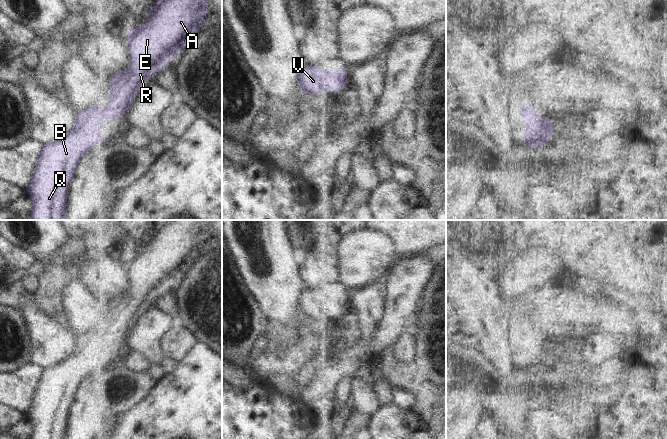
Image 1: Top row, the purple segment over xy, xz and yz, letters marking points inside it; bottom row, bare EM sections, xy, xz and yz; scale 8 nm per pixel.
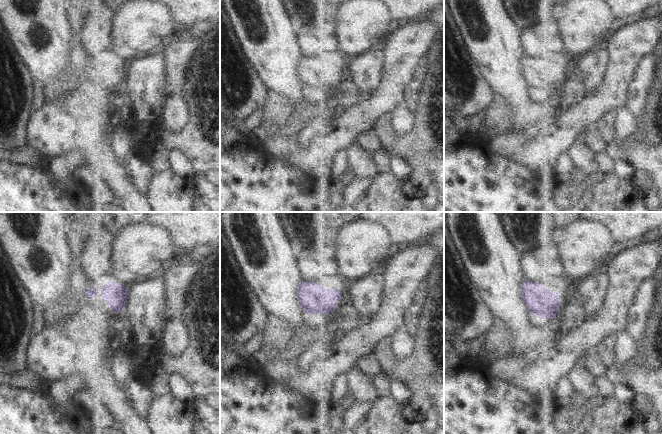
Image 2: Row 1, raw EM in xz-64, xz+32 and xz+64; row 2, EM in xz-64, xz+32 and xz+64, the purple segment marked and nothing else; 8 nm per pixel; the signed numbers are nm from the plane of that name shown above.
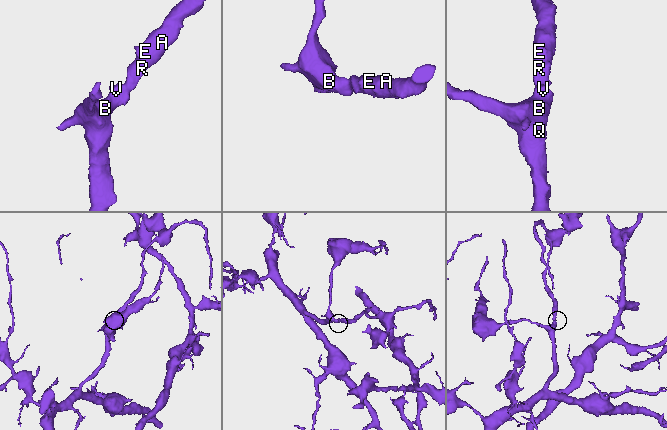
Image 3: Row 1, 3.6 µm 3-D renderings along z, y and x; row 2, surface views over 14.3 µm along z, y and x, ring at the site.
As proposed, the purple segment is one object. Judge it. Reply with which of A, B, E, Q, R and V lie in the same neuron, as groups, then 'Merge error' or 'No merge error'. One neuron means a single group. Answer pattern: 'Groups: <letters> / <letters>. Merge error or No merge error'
Groups: A B E Q R V. No merge error

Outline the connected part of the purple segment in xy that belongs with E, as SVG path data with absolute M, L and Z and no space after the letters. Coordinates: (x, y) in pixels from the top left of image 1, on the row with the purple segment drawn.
M157 0L141 25L132 30L123 28L128 37L131 64L121 73L110 74L109 102L104 109L90 106L78 112L70 133L43 146L30 184L24 189L32 197L29 220L65 220L68 187L80 159L99 141L105 142L108 139L99 136L103 119L106 117L117 121L124 116L144 83L170 63L207 22L206 14L207 0Z

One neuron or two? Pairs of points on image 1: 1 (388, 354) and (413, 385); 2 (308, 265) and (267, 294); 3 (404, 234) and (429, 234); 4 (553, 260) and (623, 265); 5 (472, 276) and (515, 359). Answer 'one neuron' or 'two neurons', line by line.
1: one neuron
2: two neurons
3: one neuron
4: two neurons
5: one neuron

